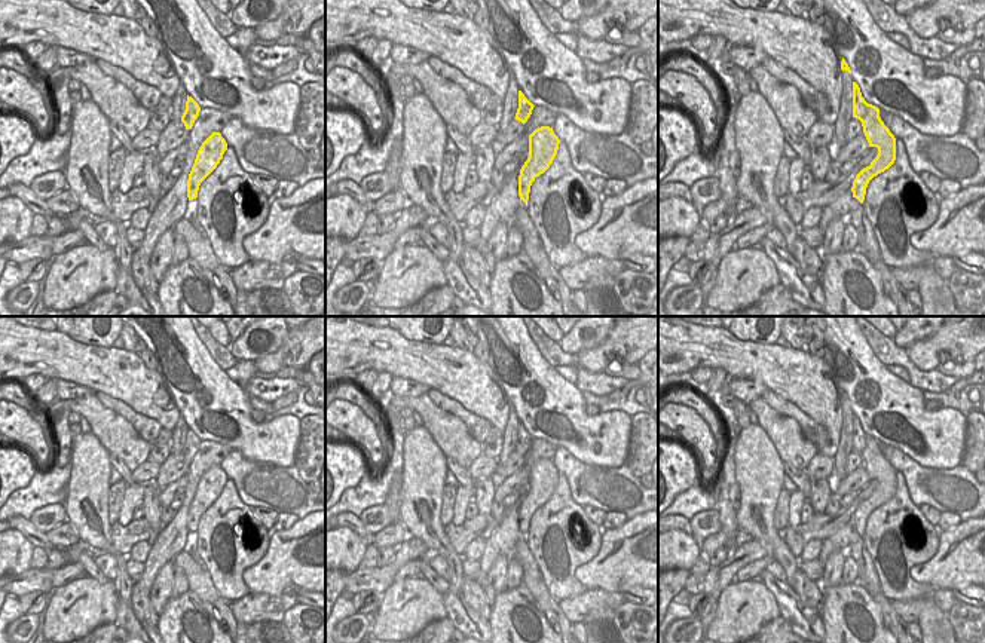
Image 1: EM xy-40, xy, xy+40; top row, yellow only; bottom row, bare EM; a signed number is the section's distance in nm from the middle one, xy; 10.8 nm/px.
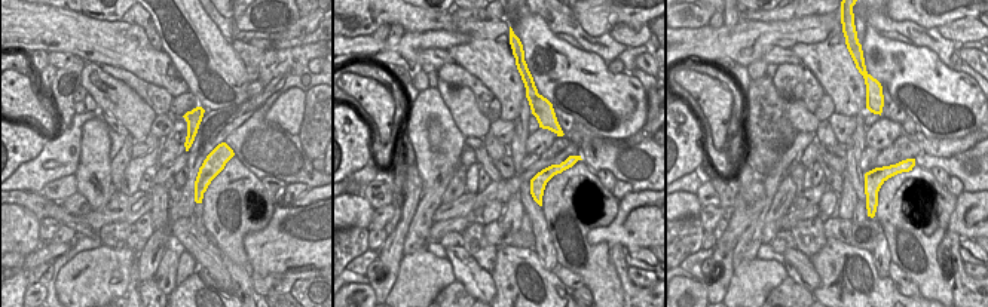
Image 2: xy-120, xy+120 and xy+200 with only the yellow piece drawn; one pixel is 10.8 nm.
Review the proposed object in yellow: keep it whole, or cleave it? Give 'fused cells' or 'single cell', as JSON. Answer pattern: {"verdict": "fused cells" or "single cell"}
{"verdict": "fused cells"}

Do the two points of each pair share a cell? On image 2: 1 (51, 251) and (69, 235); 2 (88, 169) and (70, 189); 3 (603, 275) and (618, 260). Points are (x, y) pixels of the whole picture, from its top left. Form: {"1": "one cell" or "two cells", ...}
{"1": "two cells", "2": "two cells", "3": "two cells"}

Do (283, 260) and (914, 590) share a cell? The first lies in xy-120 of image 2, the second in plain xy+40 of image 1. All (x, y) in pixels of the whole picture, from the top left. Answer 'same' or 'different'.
different

